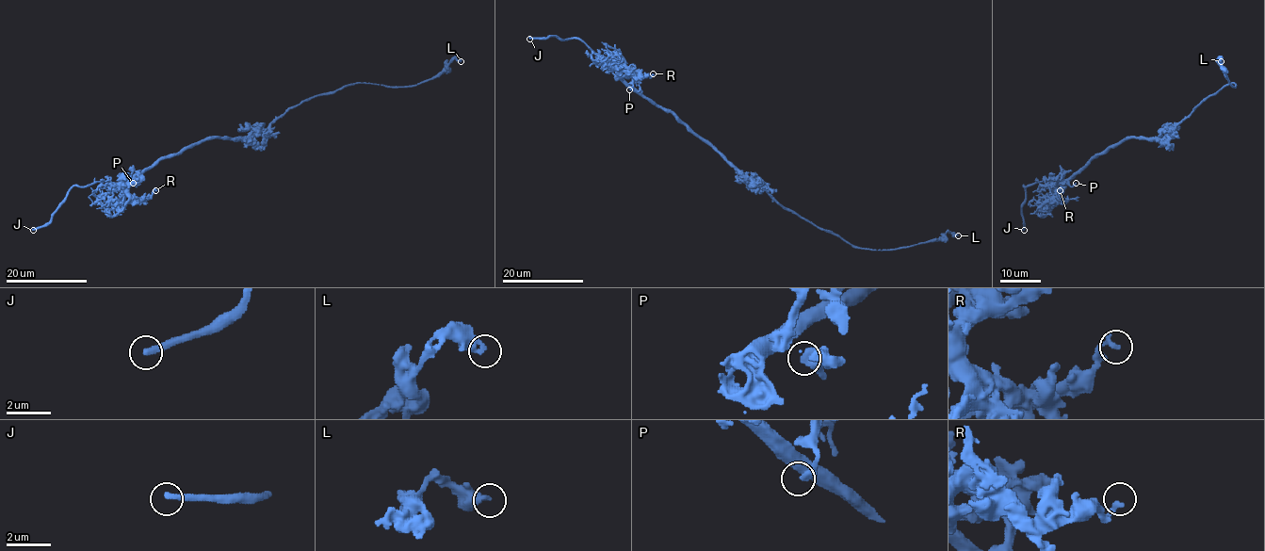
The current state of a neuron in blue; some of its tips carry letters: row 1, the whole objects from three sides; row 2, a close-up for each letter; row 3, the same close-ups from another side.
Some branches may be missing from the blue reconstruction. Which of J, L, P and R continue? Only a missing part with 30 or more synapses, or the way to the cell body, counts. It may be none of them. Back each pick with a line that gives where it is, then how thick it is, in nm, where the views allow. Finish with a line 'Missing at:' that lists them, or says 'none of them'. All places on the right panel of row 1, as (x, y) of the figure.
J: (1024, 230) | 280 nm
Missing at: J

